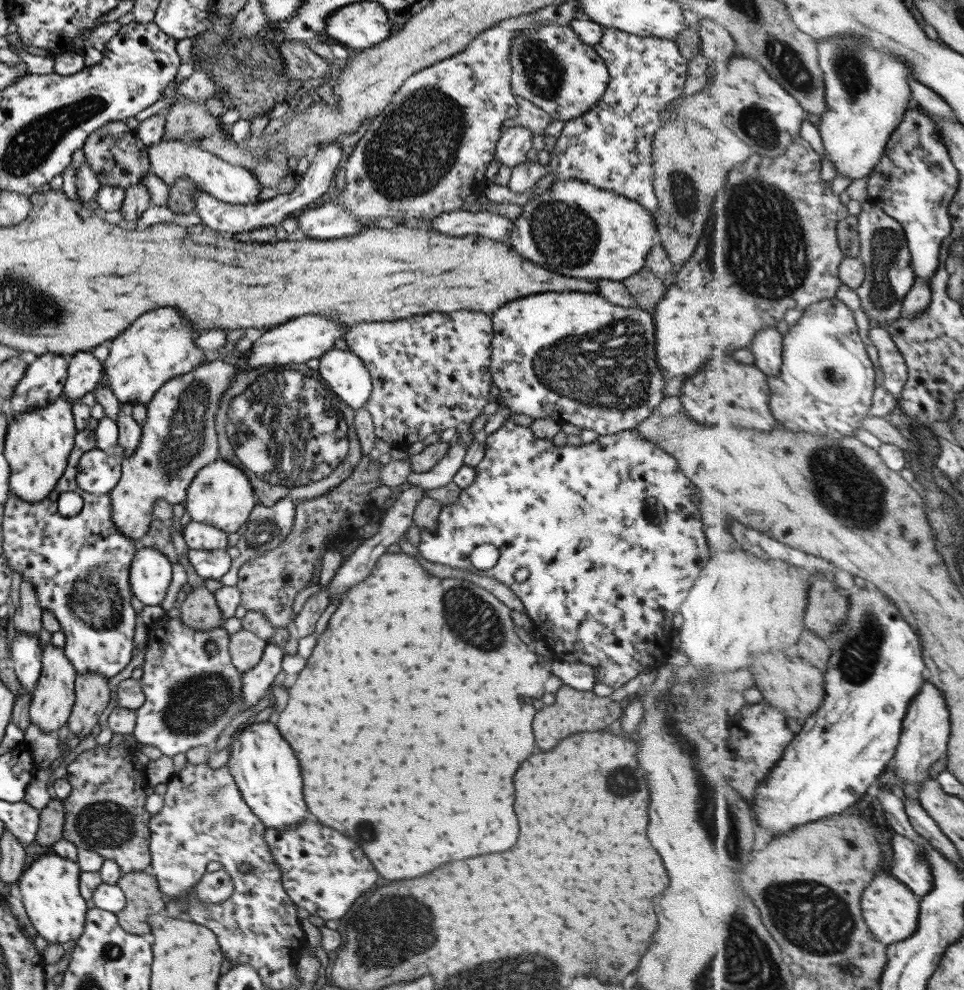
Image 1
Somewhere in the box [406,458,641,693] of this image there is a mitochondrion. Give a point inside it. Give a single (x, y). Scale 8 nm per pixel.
(472, 619)

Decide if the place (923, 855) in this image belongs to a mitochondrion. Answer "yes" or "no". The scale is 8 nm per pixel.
no

